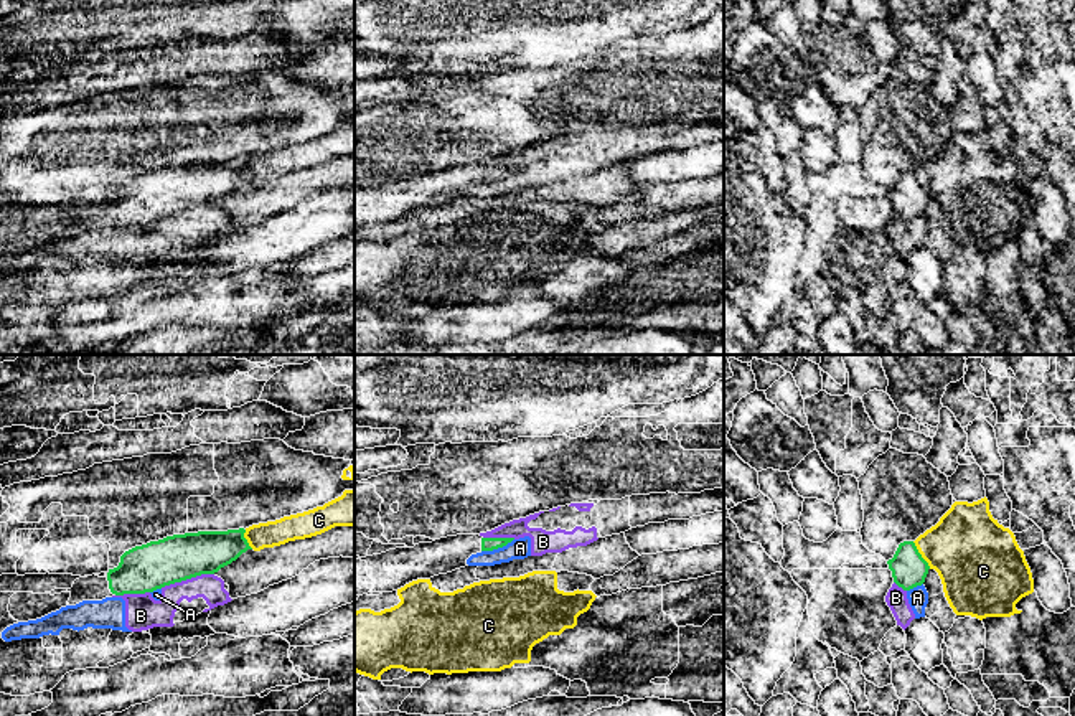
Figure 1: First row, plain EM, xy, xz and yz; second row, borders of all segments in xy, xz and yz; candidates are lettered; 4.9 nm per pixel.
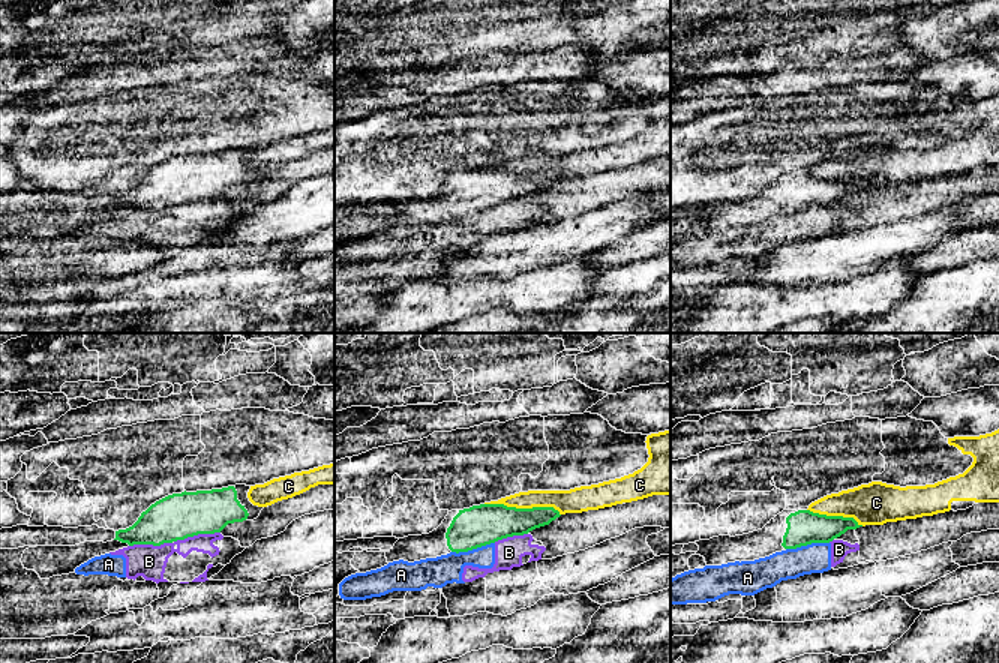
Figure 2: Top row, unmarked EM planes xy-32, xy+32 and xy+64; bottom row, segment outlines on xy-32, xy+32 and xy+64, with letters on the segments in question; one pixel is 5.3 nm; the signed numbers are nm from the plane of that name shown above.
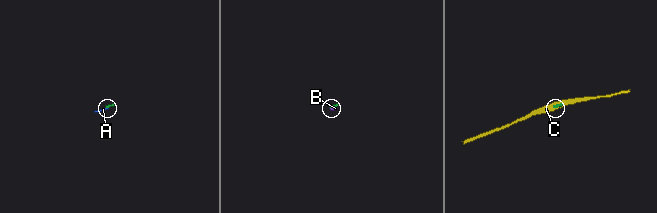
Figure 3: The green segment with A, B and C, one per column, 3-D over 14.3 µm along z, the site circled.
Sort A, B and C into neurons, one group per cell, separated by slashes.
A B / C

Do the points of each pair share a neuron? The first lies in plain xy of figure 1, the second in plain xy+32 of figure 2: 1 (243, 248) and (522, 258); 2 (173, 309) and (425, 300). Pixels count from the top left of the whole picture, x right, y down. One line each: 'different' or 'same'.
1: same
2: same

